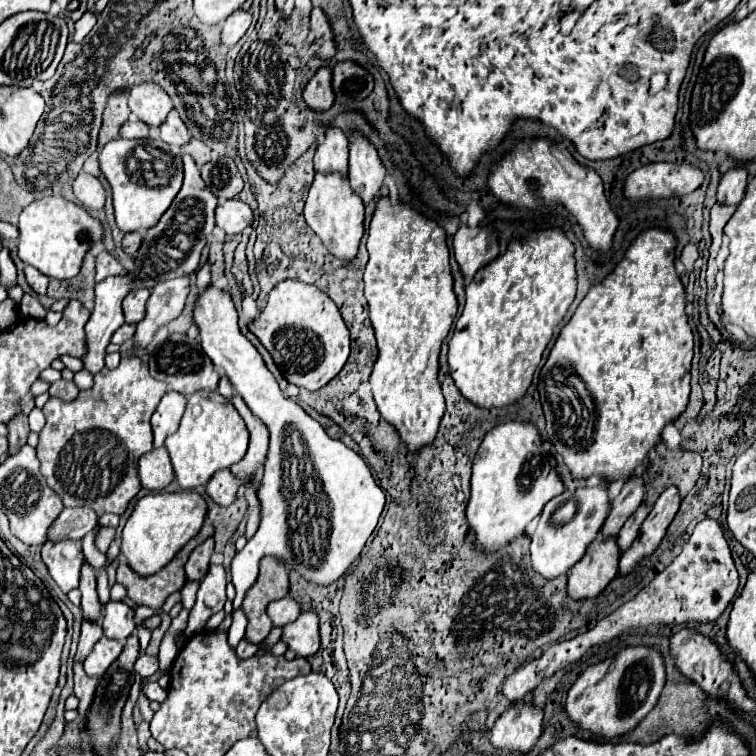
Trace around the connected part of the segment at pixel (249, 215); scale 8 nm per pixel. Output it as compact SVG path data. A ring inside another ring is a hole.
M229 199L225 203L221 203L215 211L215 219L217 225L227 233L227 235L237 235L241 233L245 227L249 227L253 223L253 211L247 203L235 199Z

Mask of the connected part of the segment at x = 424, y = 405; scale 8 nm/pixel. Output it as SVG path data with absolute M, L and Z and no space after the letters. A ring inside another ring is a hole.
M381 197L377 201L367 239L369 263L363 277L365 297L369 301L369 317L379 347L379 359L373 367L371 387L379 413L391 425L395 425L401 439L407 443L407 447L411 447L411 451L429 445L435 439L439 421L445 413L445 399L437 381L439 349L457 315L457 295L453 291L453 273L445 239L445 229L439 227L433 219L425 217L415 207L407 203L393 205L389 197Z

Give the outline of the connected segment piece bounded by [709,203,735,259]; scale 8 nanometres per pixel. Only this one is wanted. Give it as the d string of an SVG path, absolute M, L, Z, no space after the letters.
M715 203L713 209L711 209L709 231L711 231L711 237L713 237L713 243L711 243L711 257L713 257L713 259L717 257L719 247L721 247L723 227L725 227L727 221L733 217L733 213L735 213L735 205L721 205L721 203Z

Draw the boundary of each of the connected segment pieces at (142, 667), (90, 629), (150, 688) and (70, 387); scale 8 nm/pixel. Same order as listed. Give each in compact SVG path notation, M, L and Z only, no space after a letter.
M147 653L139 655L139 659L137 659L137 663L135 663L135 671L137 671L143 679L151 677L157 669L159 669L159 659L157 659L157 655L147 655Z
M83 619L83 623L81 623L81 637L79 637L79 647L77 647L75 661L85 661L85 657L91 653L93 645L97 643L99 637L103 637L101 625L99 625L97 621Z
M158 682L143 684L141 692L143 692L150 701L158 701L159 703L162 703L167 697L167 691L161 689Z
M61 379L61 381L55 381L55 383L51 383L51 387L49 387L49 395L51 397L59 397L59 399L75 399L75 395L79 393L79 389L73 385L73 381L65 381L65 379Z

